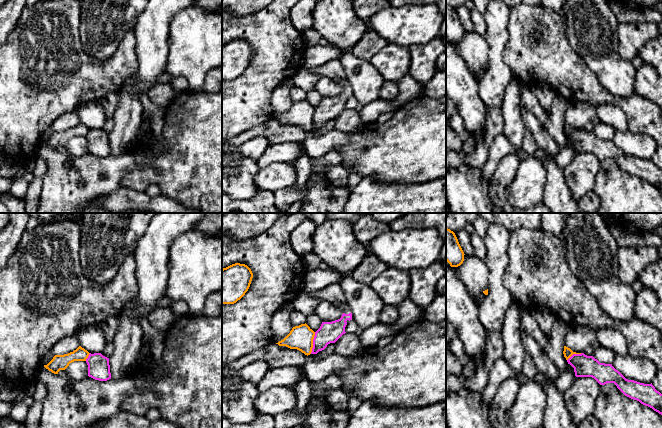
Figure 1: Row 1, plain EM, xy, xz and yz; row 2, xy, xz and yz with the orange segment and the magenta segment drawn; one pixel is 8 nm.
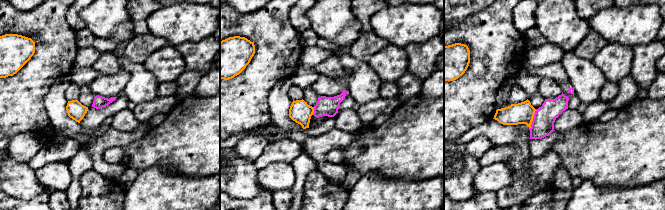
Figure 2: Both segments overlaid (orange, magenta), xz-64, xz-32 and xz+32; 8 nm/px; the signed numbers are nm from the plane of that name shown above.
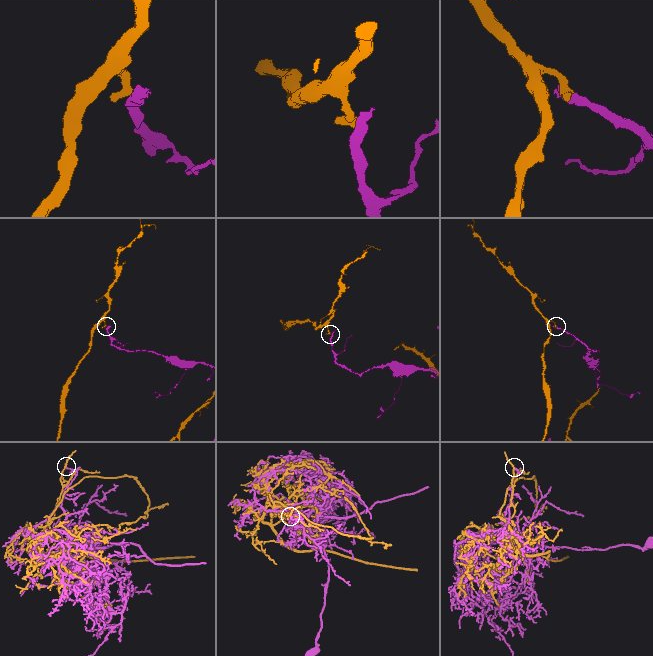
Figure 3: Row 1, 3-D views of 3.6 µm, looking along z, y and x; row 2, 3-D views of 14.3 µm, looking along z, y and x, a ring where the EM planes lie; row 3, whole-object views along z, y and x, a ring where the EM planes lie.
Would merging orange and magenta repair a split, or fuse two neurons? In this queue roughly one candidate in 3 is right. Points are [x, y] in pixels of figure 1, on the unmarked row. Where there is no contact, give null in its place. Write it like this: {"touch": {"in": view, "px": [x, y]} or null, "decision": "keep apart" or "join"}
{"touch": {"in": "xz", "px": [312, 119]}, "decision": "keep apart"}

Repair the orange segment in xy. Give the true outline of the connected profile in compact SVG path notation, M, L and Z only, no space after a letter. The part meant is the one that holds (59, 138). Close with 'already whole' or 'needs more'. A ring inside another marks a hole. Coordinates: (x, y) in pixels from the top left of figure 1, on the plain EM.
M79 122L76 126L68 130L55 131L47 141L44 141L44 143L52 149L58 150L60 146L65 146L69 140L74 137L86 137L89 130L87 126Z; already whole

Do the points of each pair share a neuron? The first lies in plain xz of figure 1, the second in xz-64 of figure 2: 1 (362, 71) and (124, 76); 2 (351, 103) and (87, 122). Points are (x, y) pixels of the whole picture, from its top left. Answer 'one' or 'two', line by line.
1: two
2: one

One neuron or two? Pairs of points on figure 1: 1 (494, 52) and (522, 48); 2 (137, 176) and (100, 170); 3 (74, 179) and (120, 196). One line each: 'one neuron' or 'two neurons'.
1: two neurons
2: two neurons
3: two neurons

